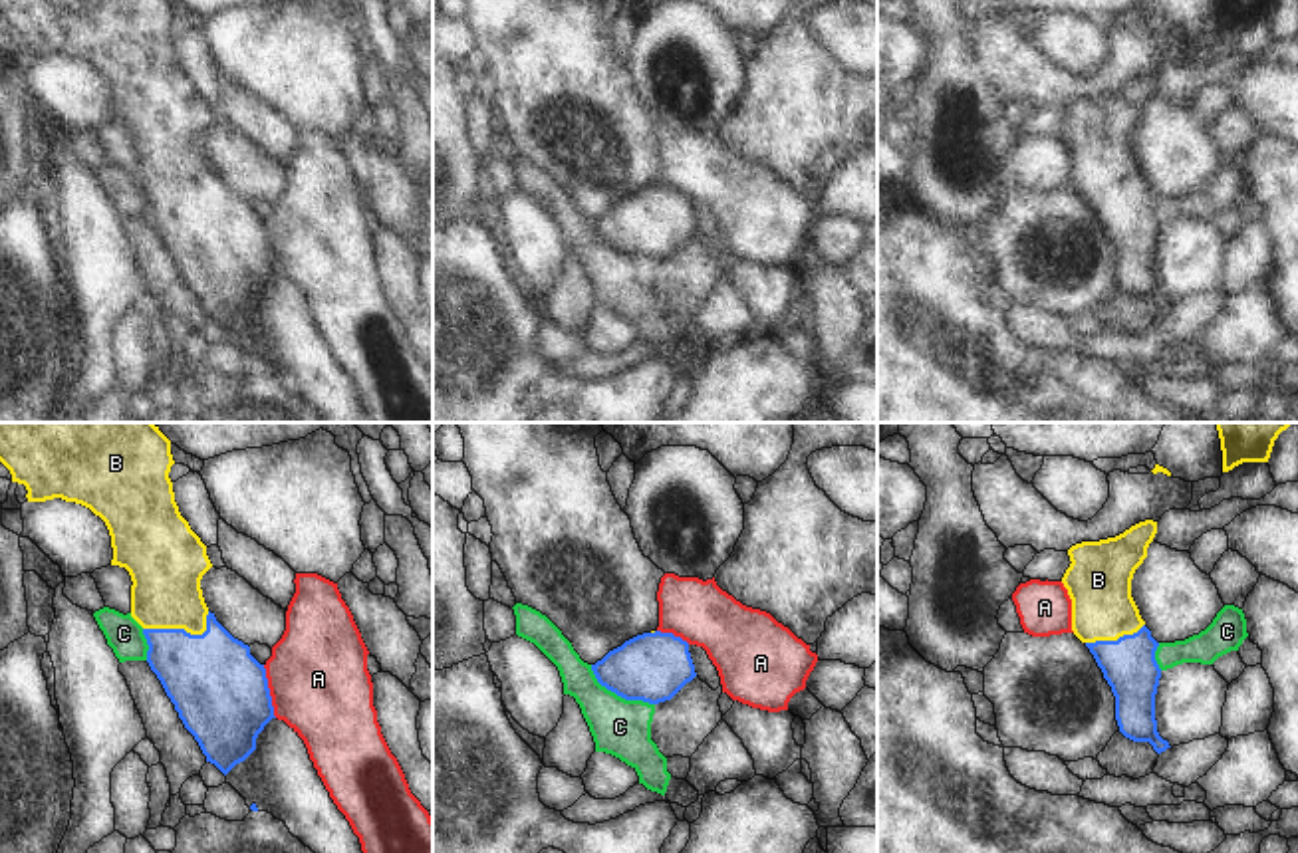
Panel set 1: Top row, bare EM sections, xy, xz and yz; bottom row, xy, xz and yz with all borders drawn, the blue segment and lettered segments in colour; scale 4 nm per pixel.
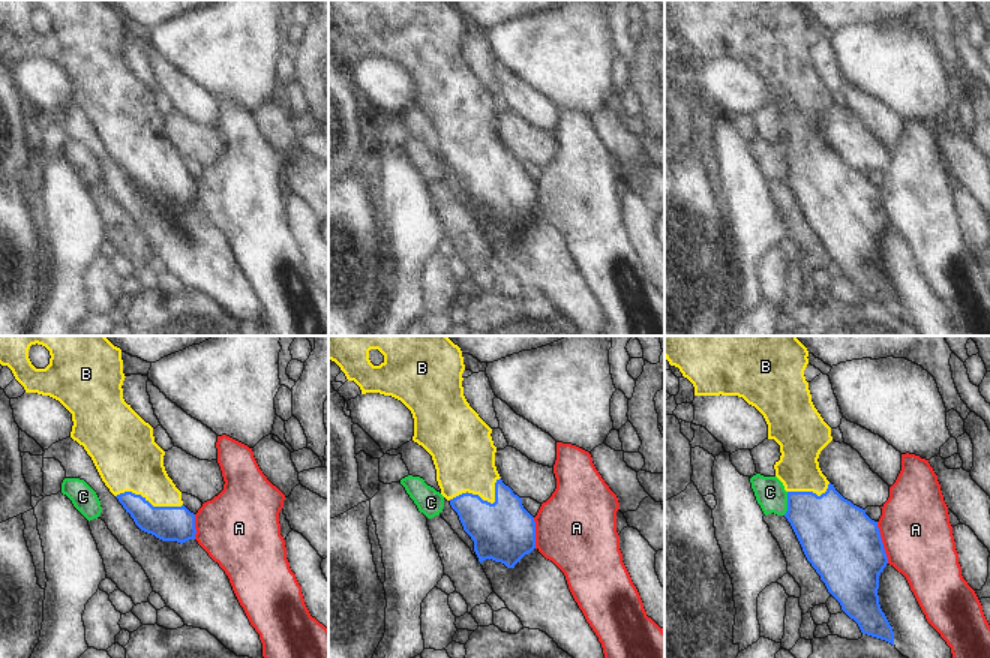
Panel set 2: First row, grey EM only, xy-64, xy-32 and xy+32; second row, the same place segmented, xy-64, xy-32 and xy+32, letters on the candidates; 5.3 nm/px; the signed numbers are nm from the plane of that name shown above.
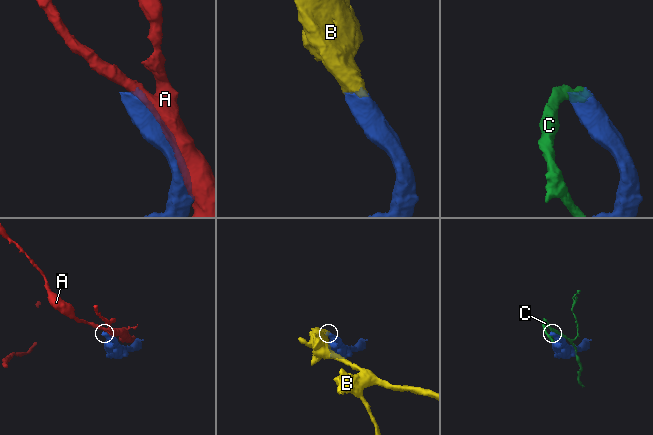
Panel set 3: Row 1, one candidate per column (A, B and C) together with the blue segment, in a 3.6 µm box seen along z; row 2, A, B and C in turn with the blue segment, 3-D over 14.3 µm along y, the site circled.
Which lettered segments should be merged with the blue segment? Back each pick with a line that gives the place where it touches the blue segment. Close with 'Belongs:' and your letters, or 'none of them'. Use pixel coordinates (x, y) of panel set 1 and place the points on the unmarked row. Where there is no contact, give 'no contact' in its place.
B: xy (183, 185)
Belongs: B

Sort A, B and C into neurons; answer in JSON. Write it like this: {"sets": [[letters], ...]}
{"sets": [["A"], ["B"], ["C"]]}

